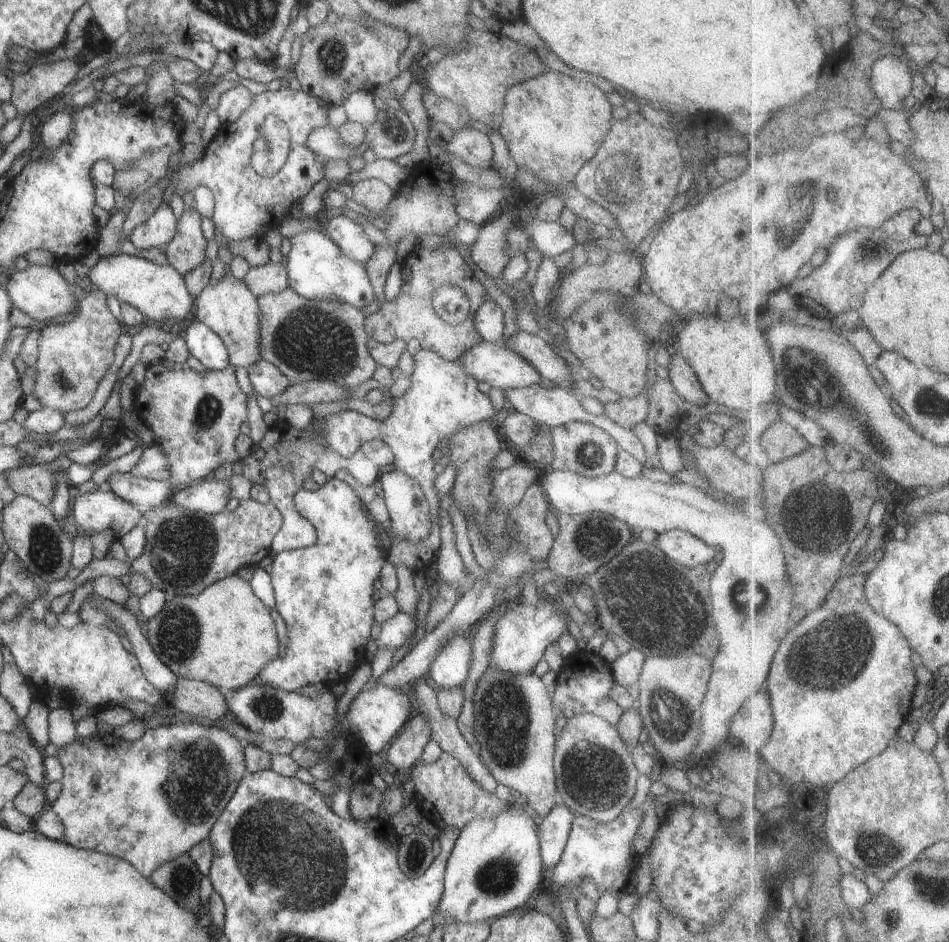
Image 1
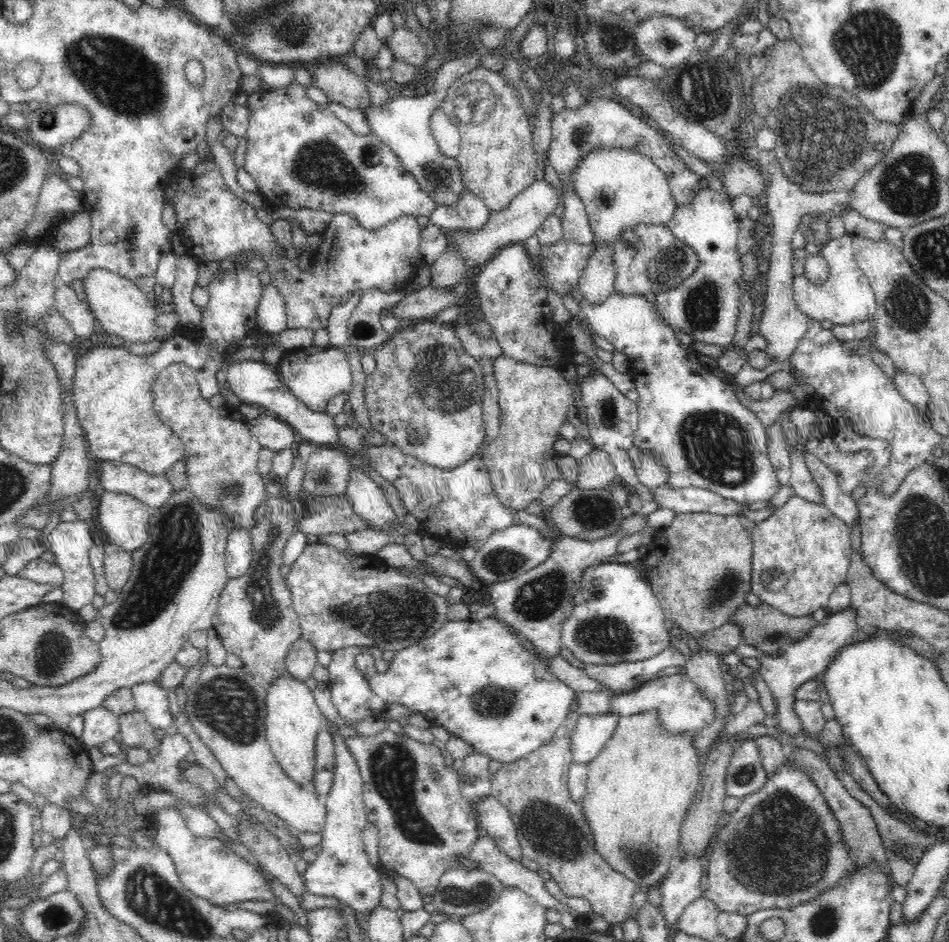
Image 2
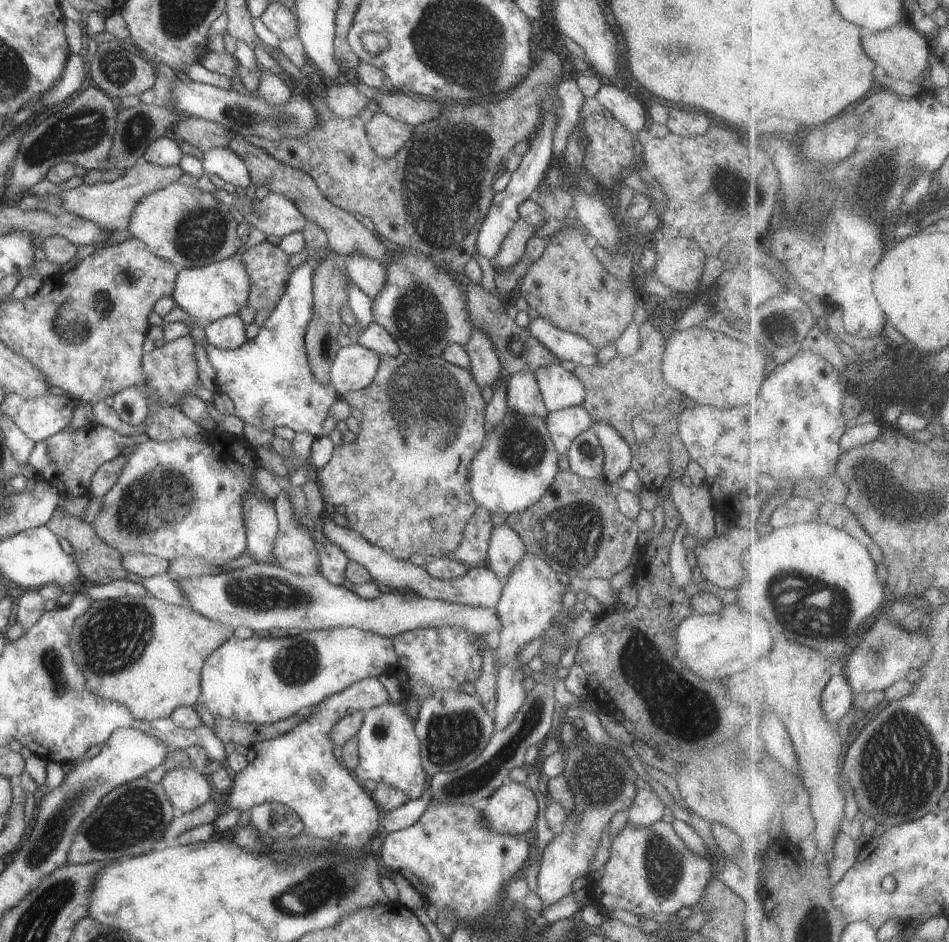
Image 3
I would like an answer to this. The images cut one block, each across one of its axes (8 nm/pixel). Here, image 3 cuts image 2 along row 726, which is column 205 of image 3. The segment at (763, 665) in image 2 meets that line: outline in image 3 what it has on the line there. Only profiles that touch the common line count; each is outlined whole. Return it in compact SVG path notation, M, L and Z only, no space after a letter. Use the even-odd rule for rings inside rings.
M169 768L160 784L172 806L189 813L216 795L208 781L209 778L198 773L195 768Z

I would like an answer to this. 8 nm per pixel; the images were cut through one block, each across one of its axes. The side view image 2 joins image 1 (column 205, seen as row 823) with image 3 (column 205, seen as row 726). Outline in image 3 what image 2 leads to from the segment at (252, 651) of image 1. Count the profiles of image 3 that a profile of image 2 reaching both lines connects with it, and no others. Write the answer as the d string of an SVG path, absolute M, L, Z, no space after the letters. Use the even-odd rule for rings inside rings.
M154 595L92 601L88 612L74 623L69 640L73 659L84 672L88 688L97 697L125 704L139 721L170 717L178 707L191 707L200 700L201 670L206 659L232 635L234 629L202 616L186 605L158 600Z

